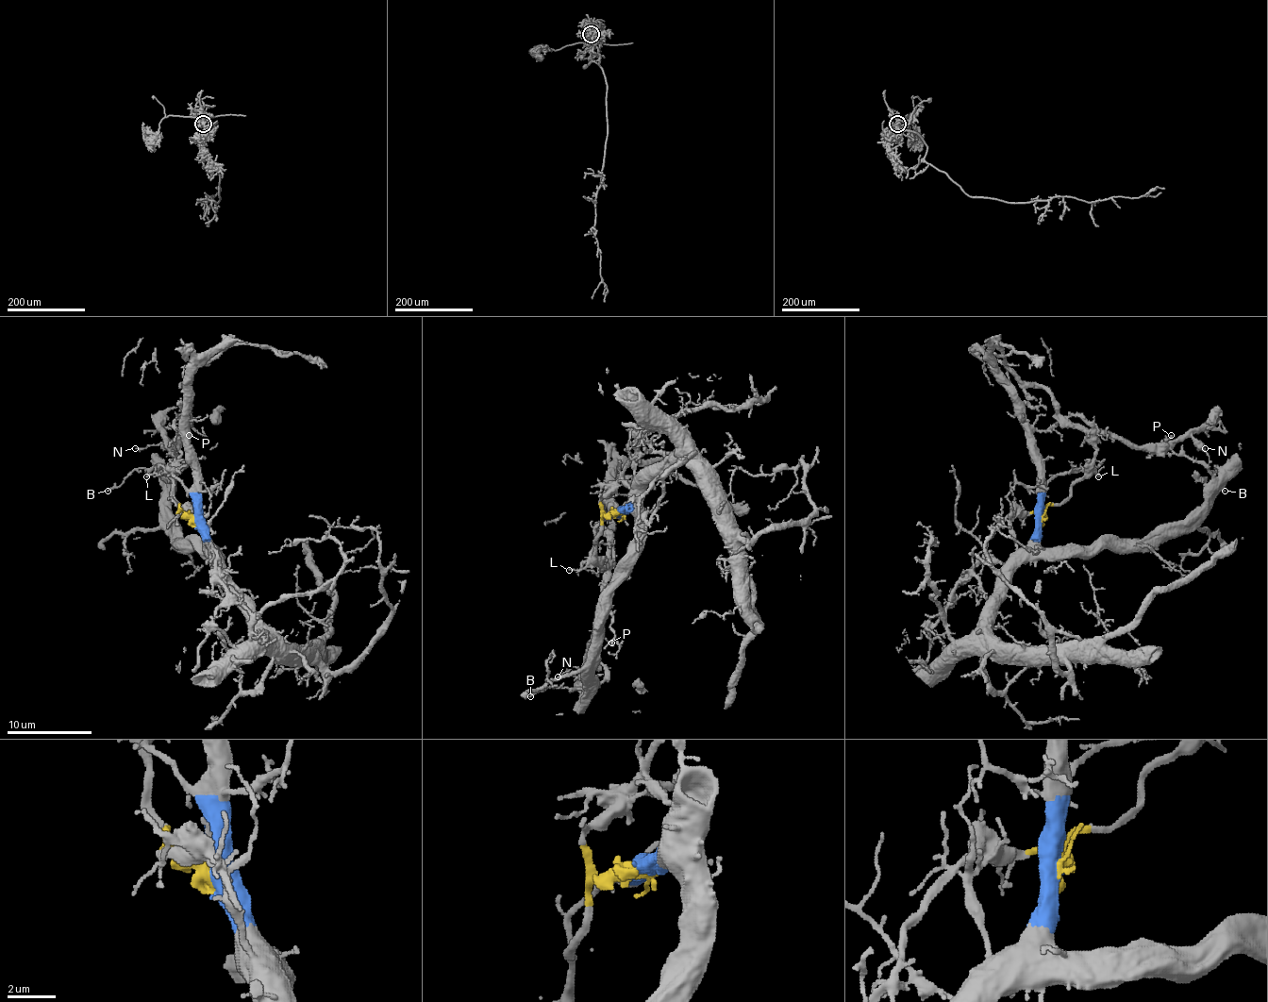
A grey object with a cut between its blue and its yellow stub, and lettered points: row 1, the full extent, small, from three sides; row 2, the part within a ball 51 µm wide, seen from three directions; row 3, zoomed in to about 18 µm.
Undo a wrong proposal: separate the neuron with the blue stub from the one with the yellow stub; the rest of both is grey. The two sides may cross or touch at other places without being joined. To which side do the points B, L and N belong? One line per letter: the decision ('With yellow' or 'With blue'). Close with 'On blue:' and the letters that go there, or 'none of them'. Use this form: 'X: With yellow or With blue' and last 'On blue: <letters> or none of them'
B: With blue
L: With yellow
N: With yellow
On blue: B

